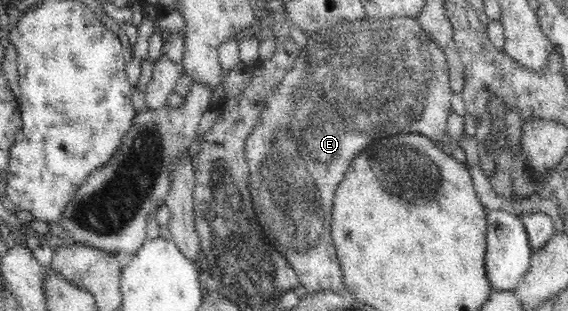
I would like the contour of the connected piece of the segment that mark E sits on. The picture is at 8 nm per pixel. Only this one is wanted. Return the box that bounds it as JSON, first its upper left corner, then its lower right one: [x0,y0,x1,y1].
[243,17,452,294]

